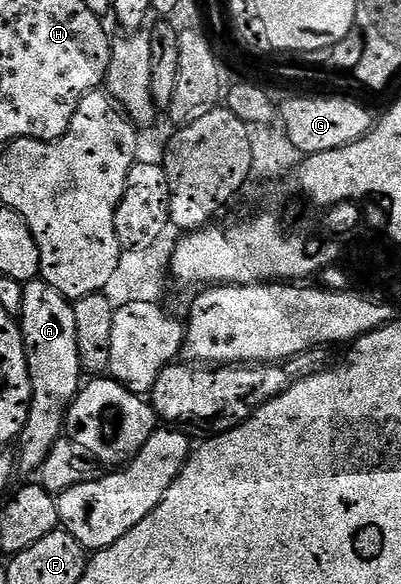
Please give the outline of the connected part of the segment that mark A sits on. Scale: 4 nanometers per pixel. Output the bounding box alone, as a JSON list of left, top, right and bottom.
[16,277,84,475]

